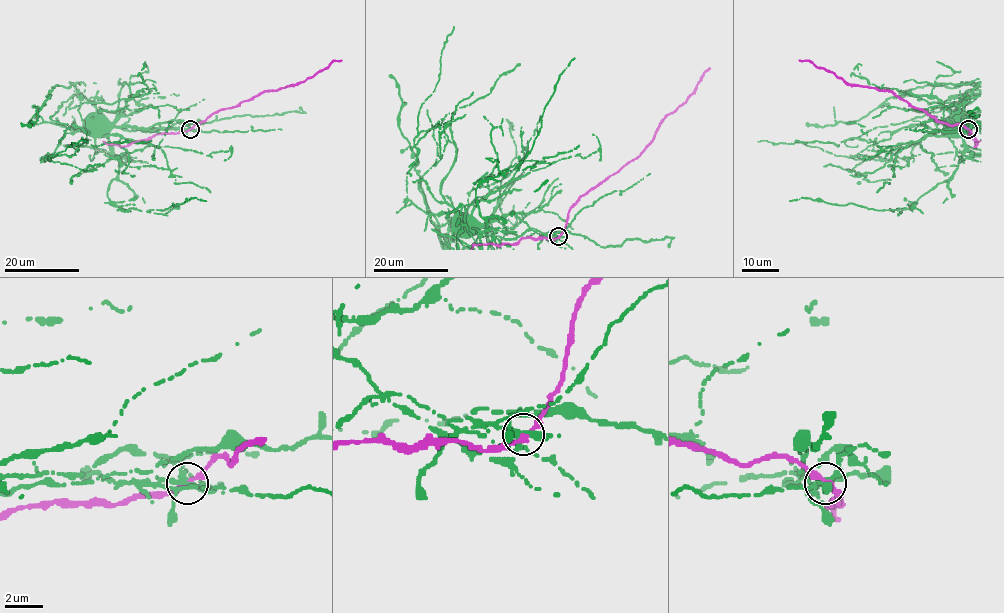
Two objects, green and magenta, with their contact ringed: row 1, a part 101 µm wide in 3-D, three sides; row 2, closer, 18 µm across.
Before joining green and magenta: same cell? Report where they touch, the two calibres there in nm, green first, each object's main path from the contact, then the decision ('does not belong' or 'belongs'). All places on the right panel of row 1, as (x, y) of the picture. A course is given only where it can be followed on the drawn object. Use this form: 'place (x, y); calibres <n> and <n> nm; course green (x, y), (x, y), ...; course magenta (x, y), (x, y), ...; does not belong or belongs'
place (968, 129); calibres 280 and 280 nm; course green (968, 129), (946, 129), (955, 126), (948, 121); course magenta (968, 129), (941, 122), (893, 92), (851, 85), (833, 72), (798, 60); does not belong

